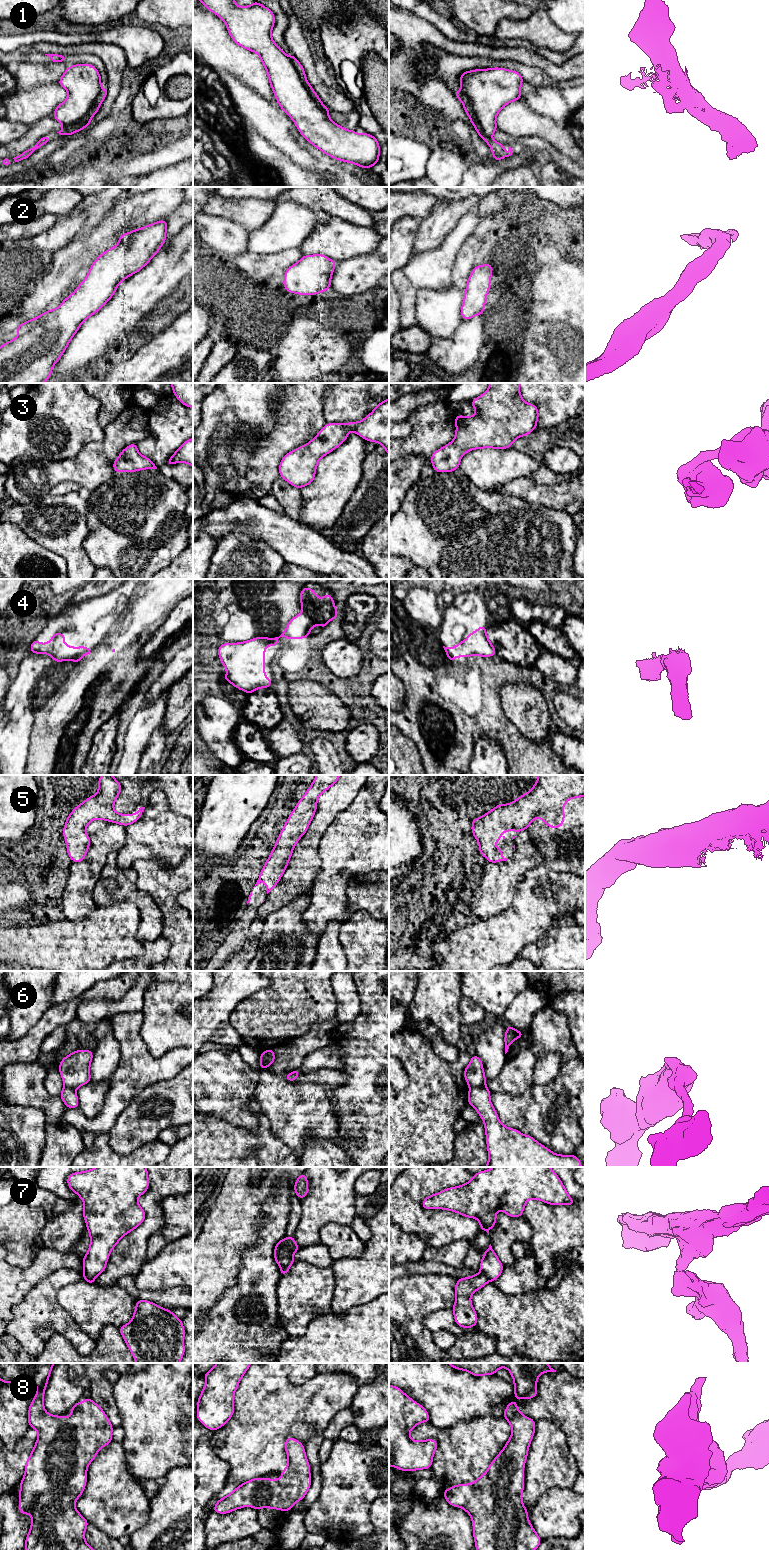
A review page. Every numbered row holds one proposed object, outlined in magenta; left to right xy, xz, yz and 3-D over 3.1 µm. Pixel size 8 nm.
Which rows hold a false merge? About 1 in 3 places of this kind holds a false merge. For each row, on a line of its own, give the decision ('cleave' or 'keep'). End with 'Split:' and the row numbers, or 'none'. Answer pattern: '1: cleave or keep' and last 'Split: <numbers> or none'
1: cleave
2: keep
3: keep
4: cleave
5: keep
6: cleave
7: cleave
8: keep
Split: 1, 4, 6, 7

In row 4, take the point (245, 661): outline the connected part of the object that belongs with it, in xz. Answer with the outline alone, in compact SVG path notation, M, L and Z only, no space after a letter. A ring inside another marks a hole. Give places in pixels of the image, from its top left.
M268 637L221 644L218 648L218 656L227 671L223 680L248 694L259 688L269 688L272 679L265 677L266 646L279 647L279 644Z

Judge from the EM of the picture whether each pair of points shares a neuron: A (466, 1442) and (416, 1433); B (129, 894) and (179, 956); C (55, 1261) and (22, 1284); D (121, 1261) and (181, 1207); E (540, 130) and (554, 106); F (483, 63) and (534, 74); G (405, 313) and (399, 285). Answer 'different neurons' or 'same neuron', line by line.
A: same neuron
B: different neurons
C: same neuron
D: different neurons
E: different neurons
F: same neuron
G: same neuron

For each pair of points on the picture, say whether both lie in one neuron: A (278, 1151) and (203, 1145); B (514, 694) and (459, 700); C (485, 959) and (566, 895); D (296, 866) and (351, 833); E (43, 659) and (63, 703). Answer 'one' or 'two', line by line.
A: one
B: two
C: one
D: two
E: two

